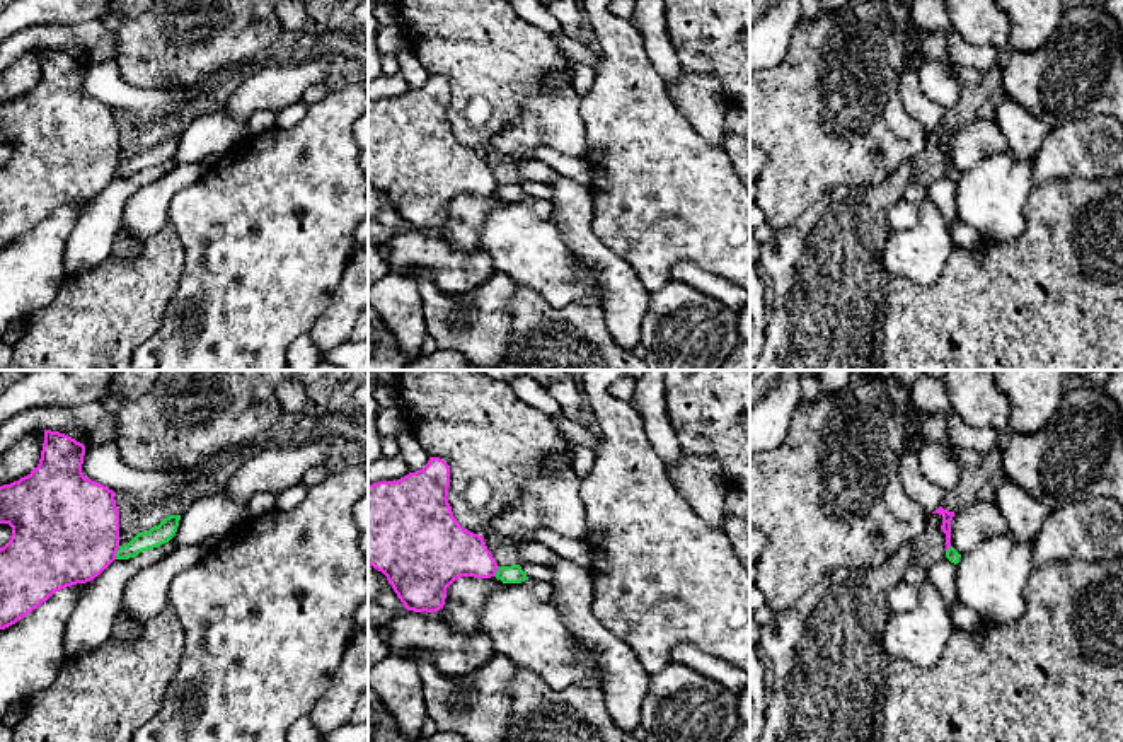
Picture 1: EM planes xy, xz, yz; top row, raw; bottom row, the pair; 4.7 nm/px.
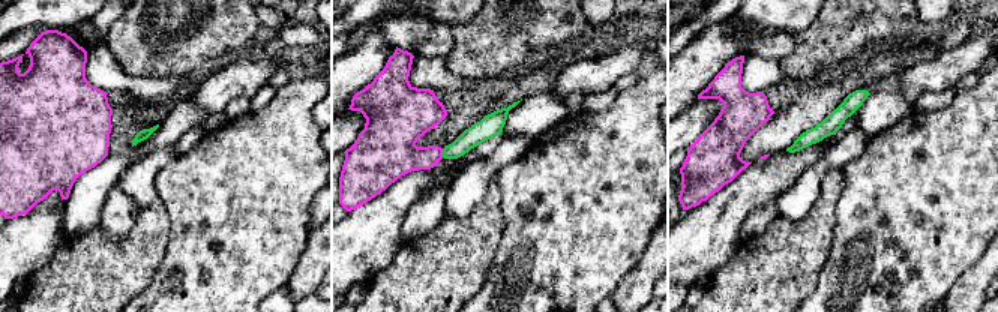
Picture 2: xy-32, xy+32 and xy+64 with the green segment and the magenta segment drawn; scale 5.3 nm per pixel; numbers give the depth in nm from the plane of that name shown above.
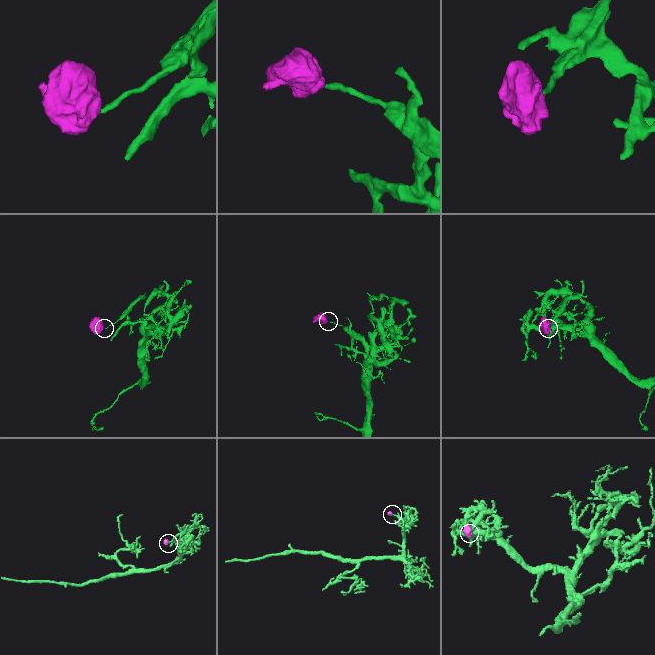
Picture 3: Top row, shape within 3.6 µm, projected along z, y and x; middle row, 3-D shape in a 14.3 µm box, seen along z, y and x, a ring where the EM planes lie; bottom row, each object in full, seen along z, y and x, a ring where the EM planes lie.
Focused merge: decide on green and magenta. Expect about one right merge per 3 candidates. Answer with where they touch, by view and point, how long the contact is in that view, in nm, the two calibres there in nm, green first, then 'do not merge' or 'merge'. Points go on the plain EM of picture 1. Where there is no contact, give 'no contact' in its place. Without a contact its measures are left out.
xy (116, 171) | 70 nm | 90/480 nm | do not merge

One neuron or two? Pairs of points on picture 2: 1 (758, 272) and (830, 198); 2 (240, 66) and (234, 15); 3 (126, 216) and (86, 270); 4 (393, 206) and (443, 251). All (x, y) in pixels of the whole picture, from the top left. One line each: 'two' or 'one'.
1: one
2: two
3: two
4: two

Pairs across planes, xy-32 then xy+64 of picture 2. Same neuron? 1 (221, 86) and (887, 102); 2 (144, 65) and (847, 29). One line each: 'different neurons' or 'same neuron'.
1: different neurons
2: same neuron

